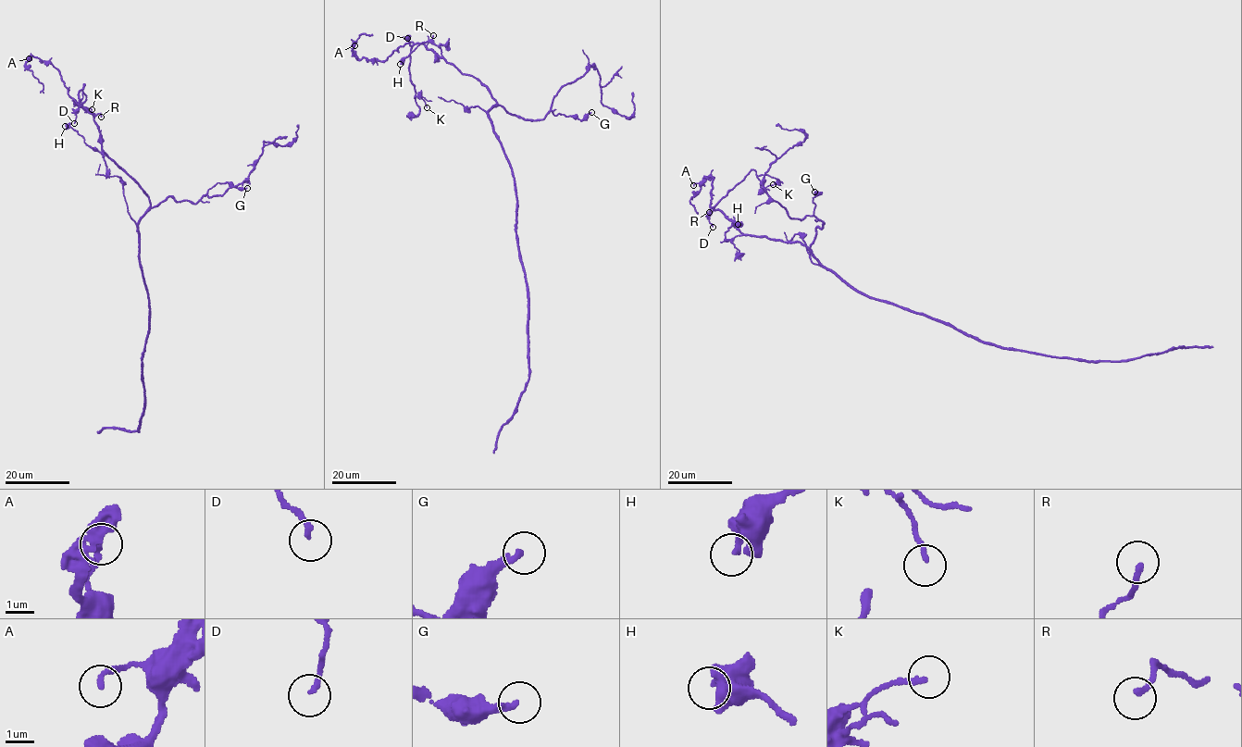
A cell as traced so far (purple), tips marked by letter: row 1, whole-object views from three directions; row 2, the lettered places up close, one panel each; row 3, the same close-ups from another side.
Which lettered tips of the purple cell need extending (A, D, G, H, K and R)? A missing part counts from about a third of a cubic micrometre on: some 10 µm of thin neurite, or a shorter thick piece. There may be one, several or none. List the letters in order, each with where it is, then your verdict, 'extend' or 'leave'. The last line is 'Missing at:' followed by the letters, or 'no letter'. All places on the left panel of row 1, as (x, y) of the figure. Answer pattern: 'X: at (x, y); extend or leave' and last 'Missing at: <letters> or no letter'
A: at (29, 58); leave
D: at (74, 123); leave
G: at (247, 188); leave
H: at (65, 126); leave
K: at (92, 109); leave
R: at (101, 117); leave
Missing at: no letter

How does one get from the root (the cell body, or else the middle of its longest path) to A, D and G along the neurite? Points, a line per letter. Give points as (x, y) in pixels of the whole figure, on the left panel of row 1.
A: (142, 280), (138, 230), (150, 199), (106, 155), (94, 118), (68, 93), (60, 72), (51, 63), (29, 58)
D: (142, 280), (138, 230), (150, 199), (106, 155), (92, 113), (80, 107), (74, 123)
G: (142, 280), (138, 222), (148, 211), (169, 196), (177, 202), (197, 203), (217, 182), (247, 188)

